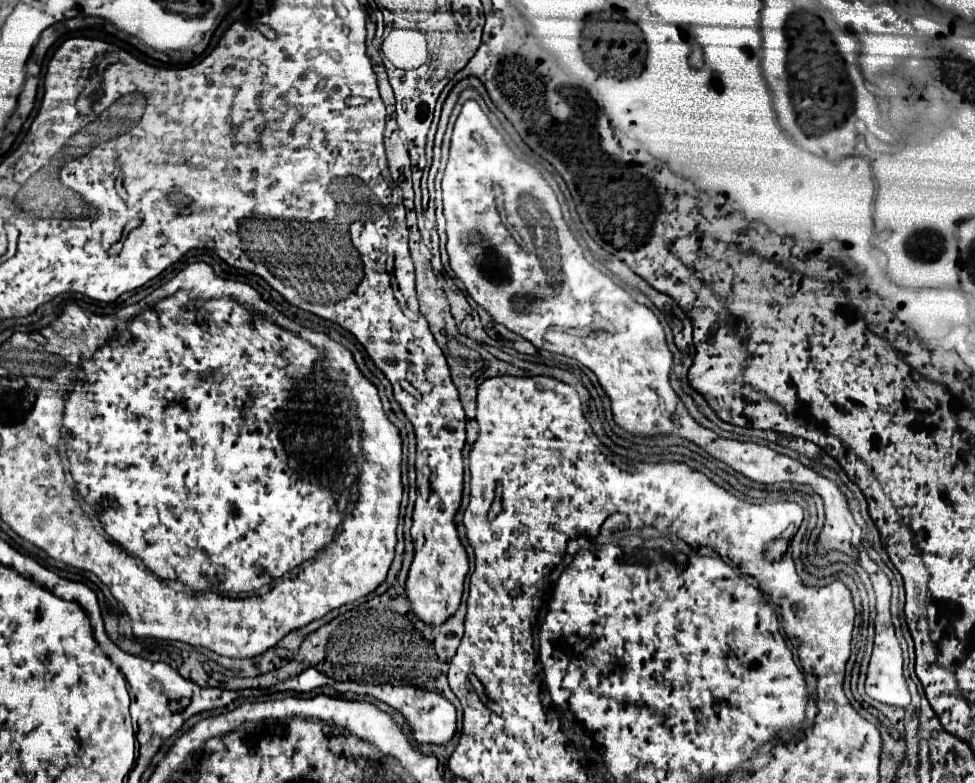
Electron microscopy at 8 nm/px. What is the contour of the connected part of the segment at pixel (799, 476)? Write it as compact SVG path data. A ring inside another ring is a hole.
M474 100L464 104L456 120L442 190L450 266L464 282L470 298L498 324L520 334L536 348L564 354L590 368L608 394L612 418L620 428L632 436L680 436L758 484L796 482L808 484L820 494L826 520L816 542L816 554L824 556L830 550L840 550L862 566L870 562L864 570L870 574L876 592L876 636L864 690L882 704L906 708L910 704L910 692L902 674L902 650L890 618L890 580L862 552L862 530L854 522L848 502L836 484L802 466L798 460L776 454L760 444L724 440L692 420L682 400L670 388L668 372L672 368L672 352L666 346L666 336L656 314L634 302L626 290L590 262L580 262L582 248L564 222L552 188L534 166L514 156ZM502 176L516 178L516 210L508 212L508 226L504 226L496 210L492 182L492 178Z

